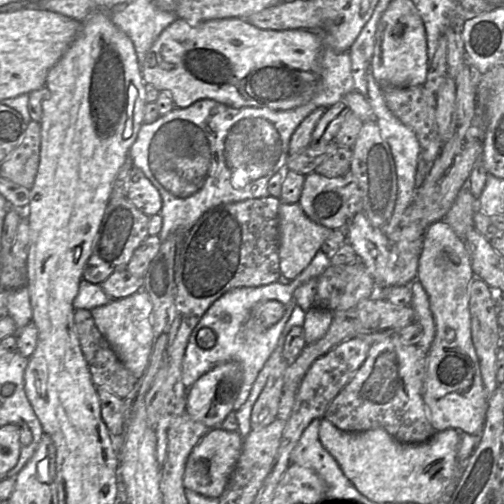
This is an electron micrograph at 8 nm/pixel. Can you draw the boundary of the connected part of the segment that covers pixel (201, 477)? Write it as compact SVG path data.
M220 426L209 429L187 459L183 476L185 489L192 490L208 498L219 499L236 466L243 442L244 438L239 432L227 431Z

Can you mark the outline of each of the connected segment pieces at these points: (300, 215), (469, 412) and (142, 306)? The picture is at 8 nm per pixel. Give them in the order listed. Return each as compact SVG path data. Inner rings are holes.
M300 204L279 207L280 270L287 279L296 278L321 249L332 229L307 217Z
M444 220L430 224L422 241L417 278L428 294L436 324L422 389L429 420L436 432L456 429L480 436L486 420L488 401L471 334L469 286L474 277L464 240Z
M145 289L91 310L95 324L125 367L139 380L149 363L153 344L153 305Z

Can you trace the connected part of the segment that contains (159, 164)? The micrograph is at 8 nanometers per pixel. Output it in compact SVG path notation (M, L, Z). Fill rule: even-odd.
M323 28L310 31L321 37L322 49L319 56L319 85L315 95L307 103L290 110L273 111L254 107L232 108L212 99L202 99L187 108L175 107L150 124L142 124L129 155L133 166L144 172L161 195L161 242L176 230L190 230L213 207L269 196L268 181L281 168L287 168L289 142L301 122L316 108L327 109L355 90L349 52L338 53L329 47L329 36Z

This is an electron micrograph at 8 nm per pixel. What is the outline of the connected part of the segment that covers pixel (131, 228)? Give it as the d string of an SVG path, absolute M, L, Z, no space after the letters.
M128 197L110 198L99 231L94 238L92 253L83 271L83 279L101 284L112 273L126 270L134 251L149 236L149 221L150 216L138 210Z

